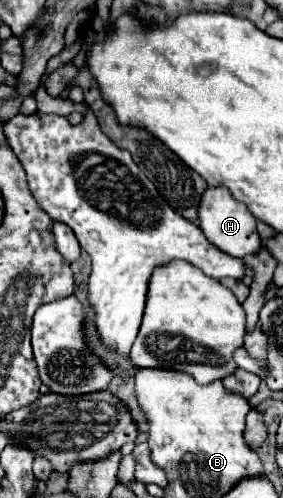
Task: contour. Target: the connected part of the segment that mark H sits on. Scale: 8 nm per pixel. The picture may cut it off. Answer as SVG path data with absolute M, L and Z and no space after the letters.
M208 186L206 188L206 192L202 194L202 202L198 206L198 220L200 220L198 226L202 228L204 236L216 248L224 250L226 254L244 258L248 254L258 252L262 246L262 240L256 232L256 218L250 214L250 210L246 210L246 206L242 206L238 200L234 200L230 190L226 192L224 186Z

